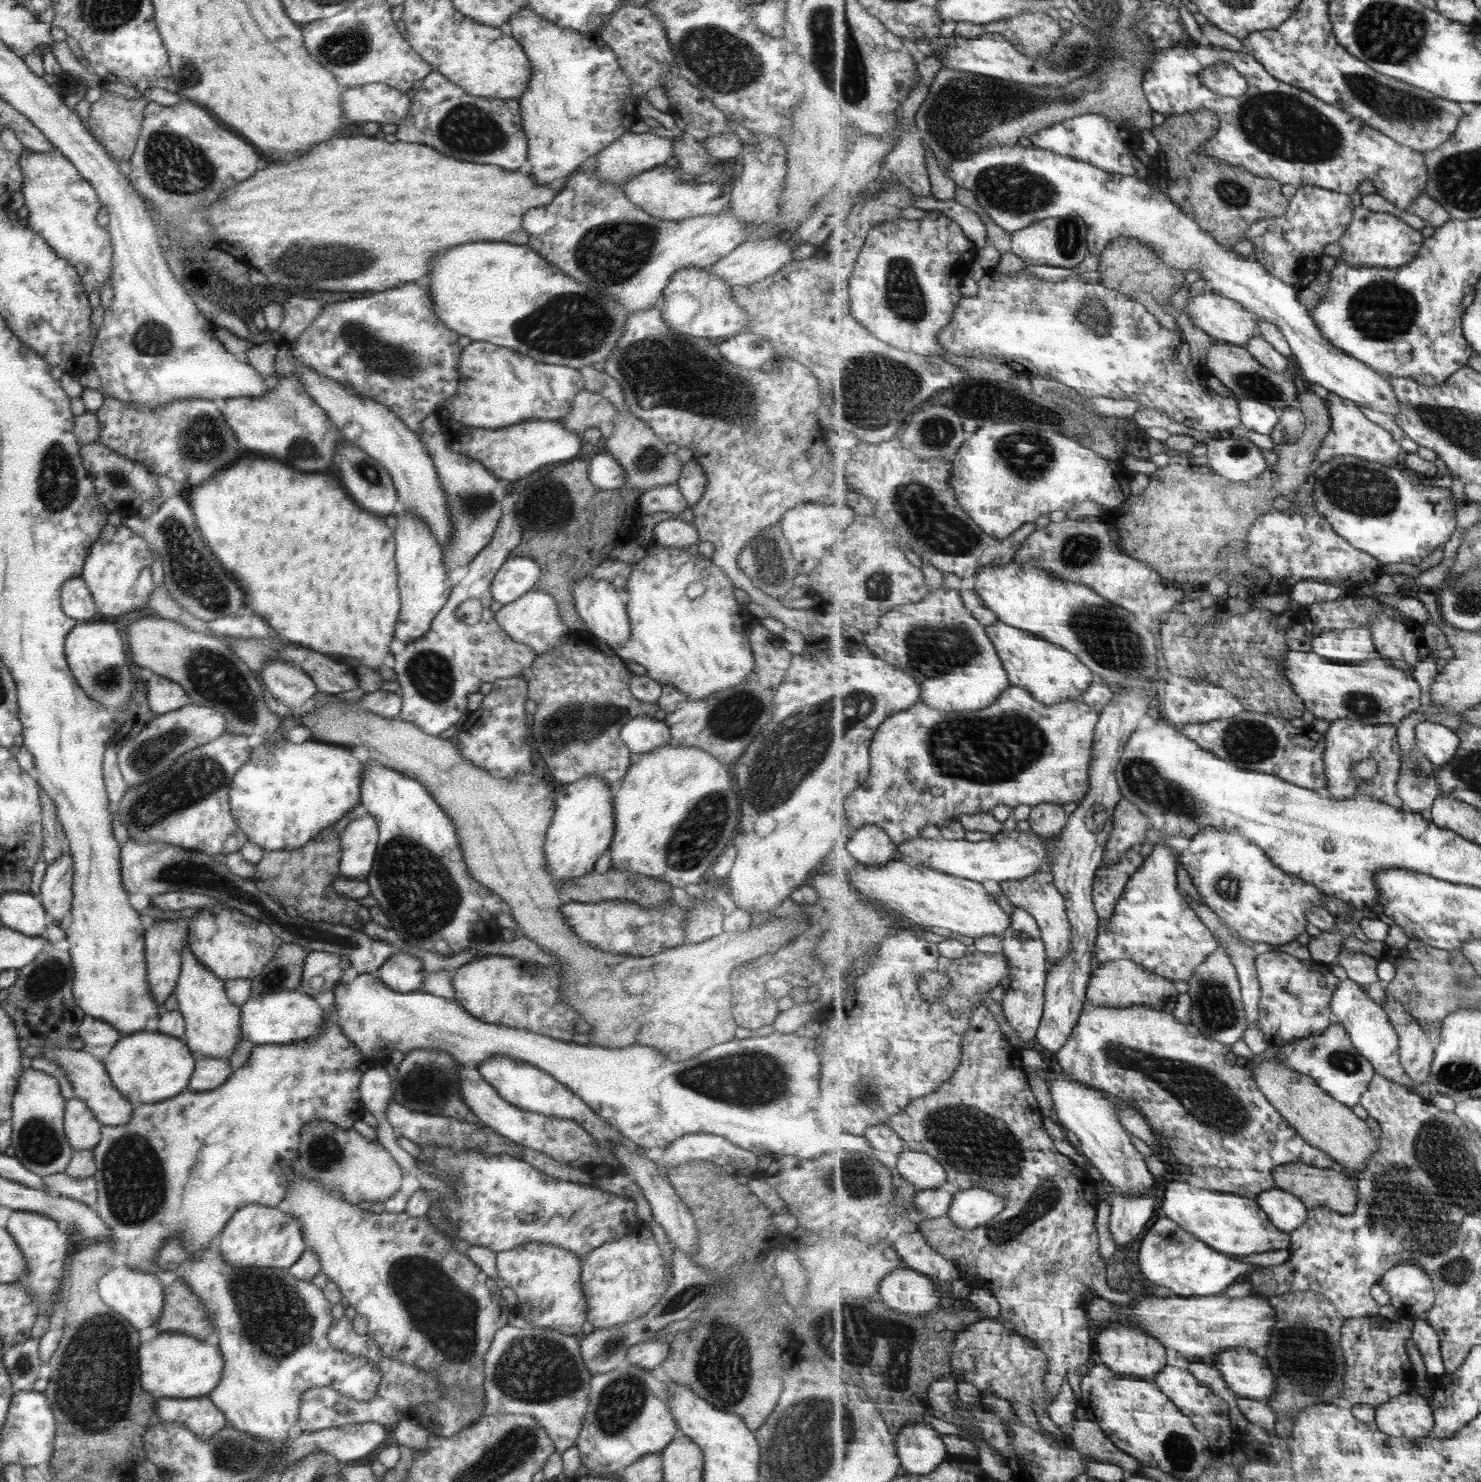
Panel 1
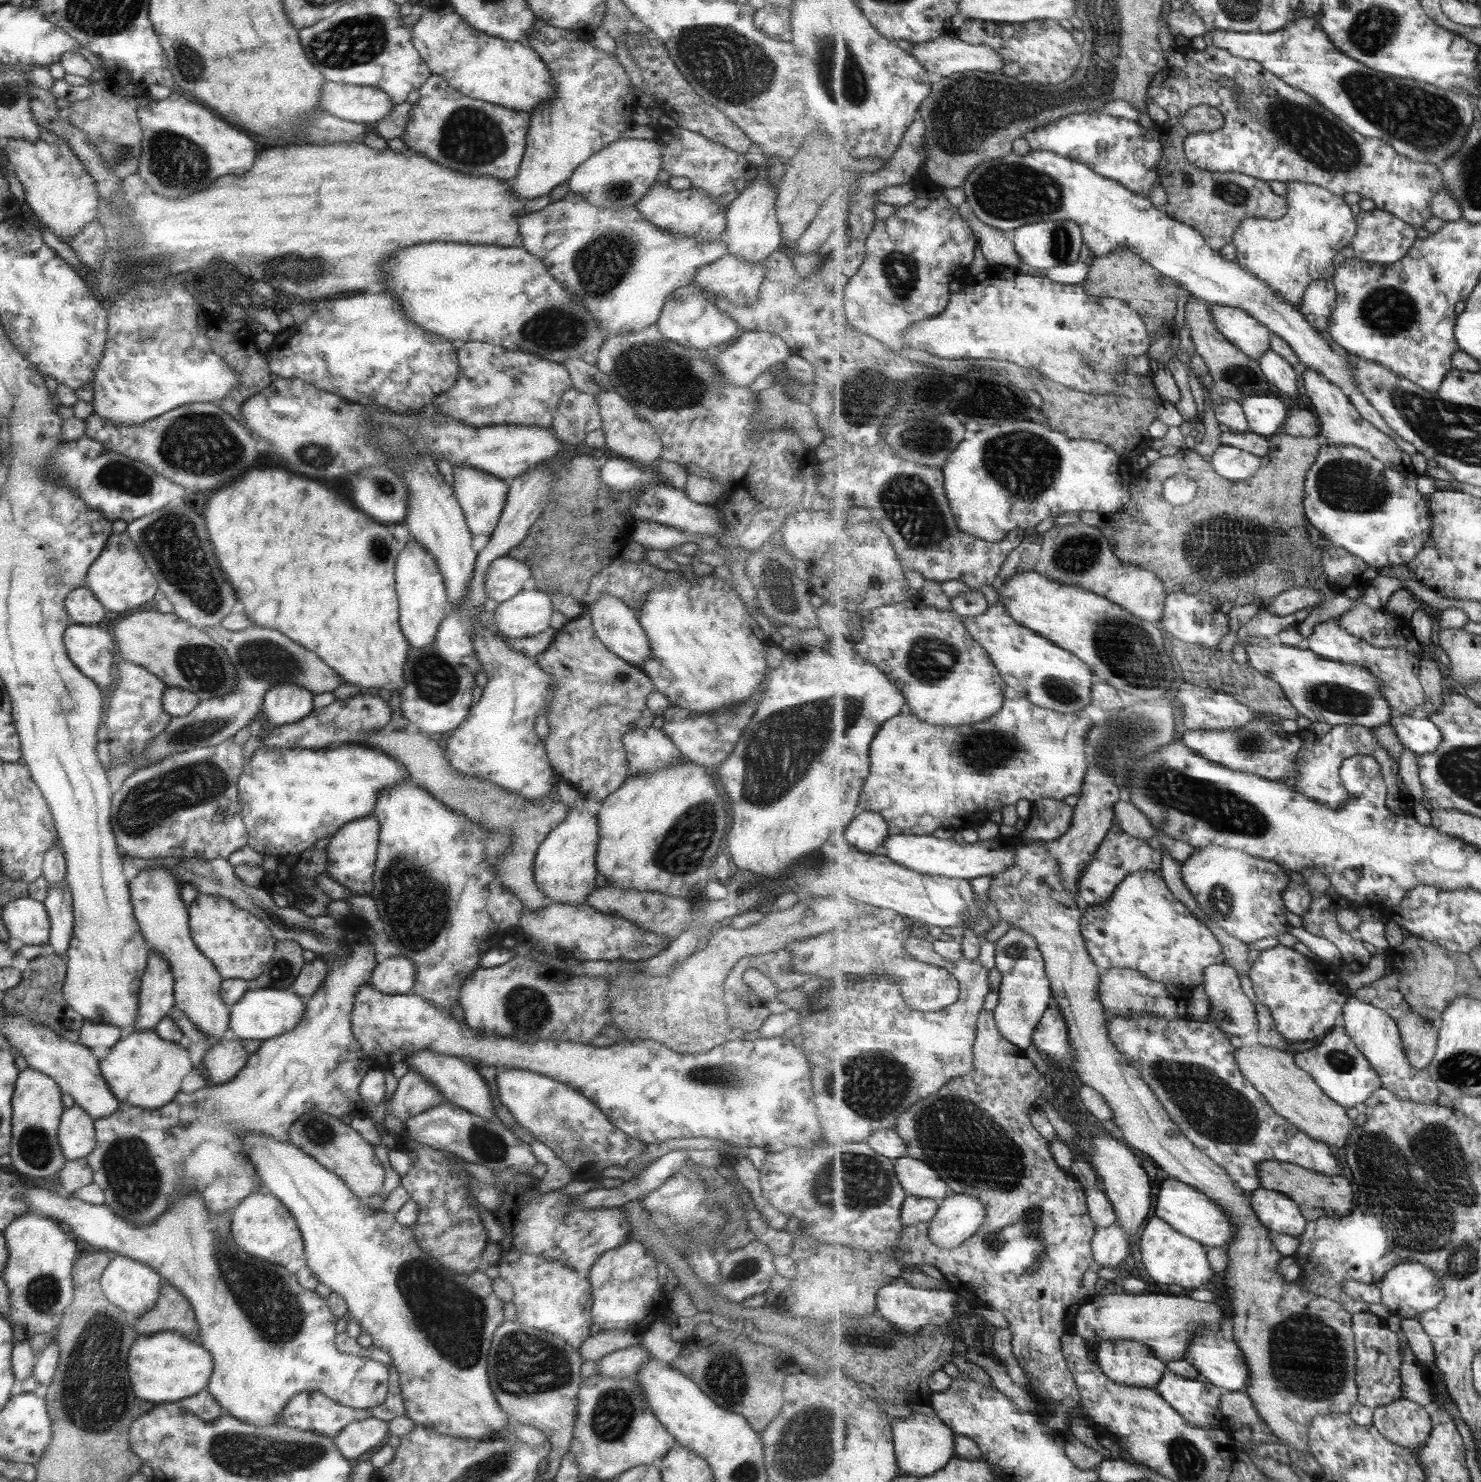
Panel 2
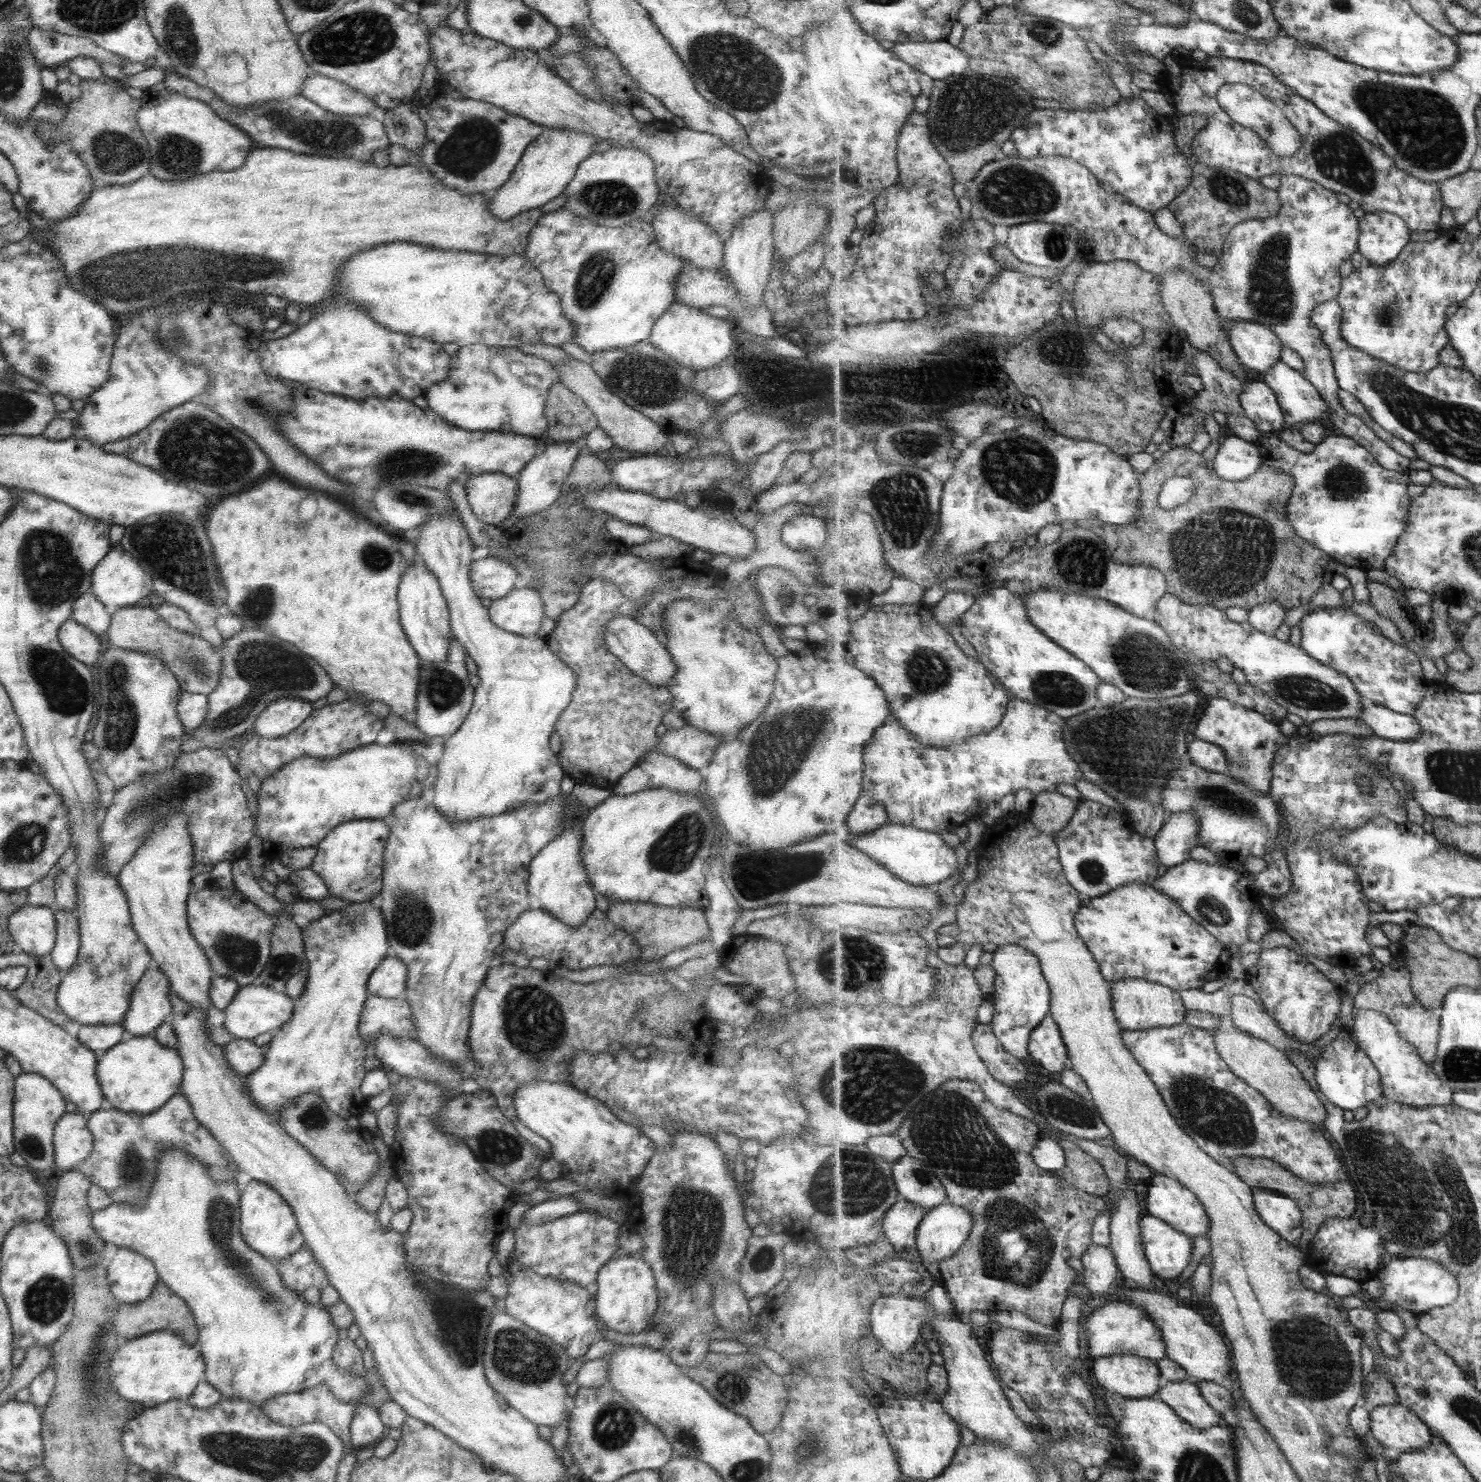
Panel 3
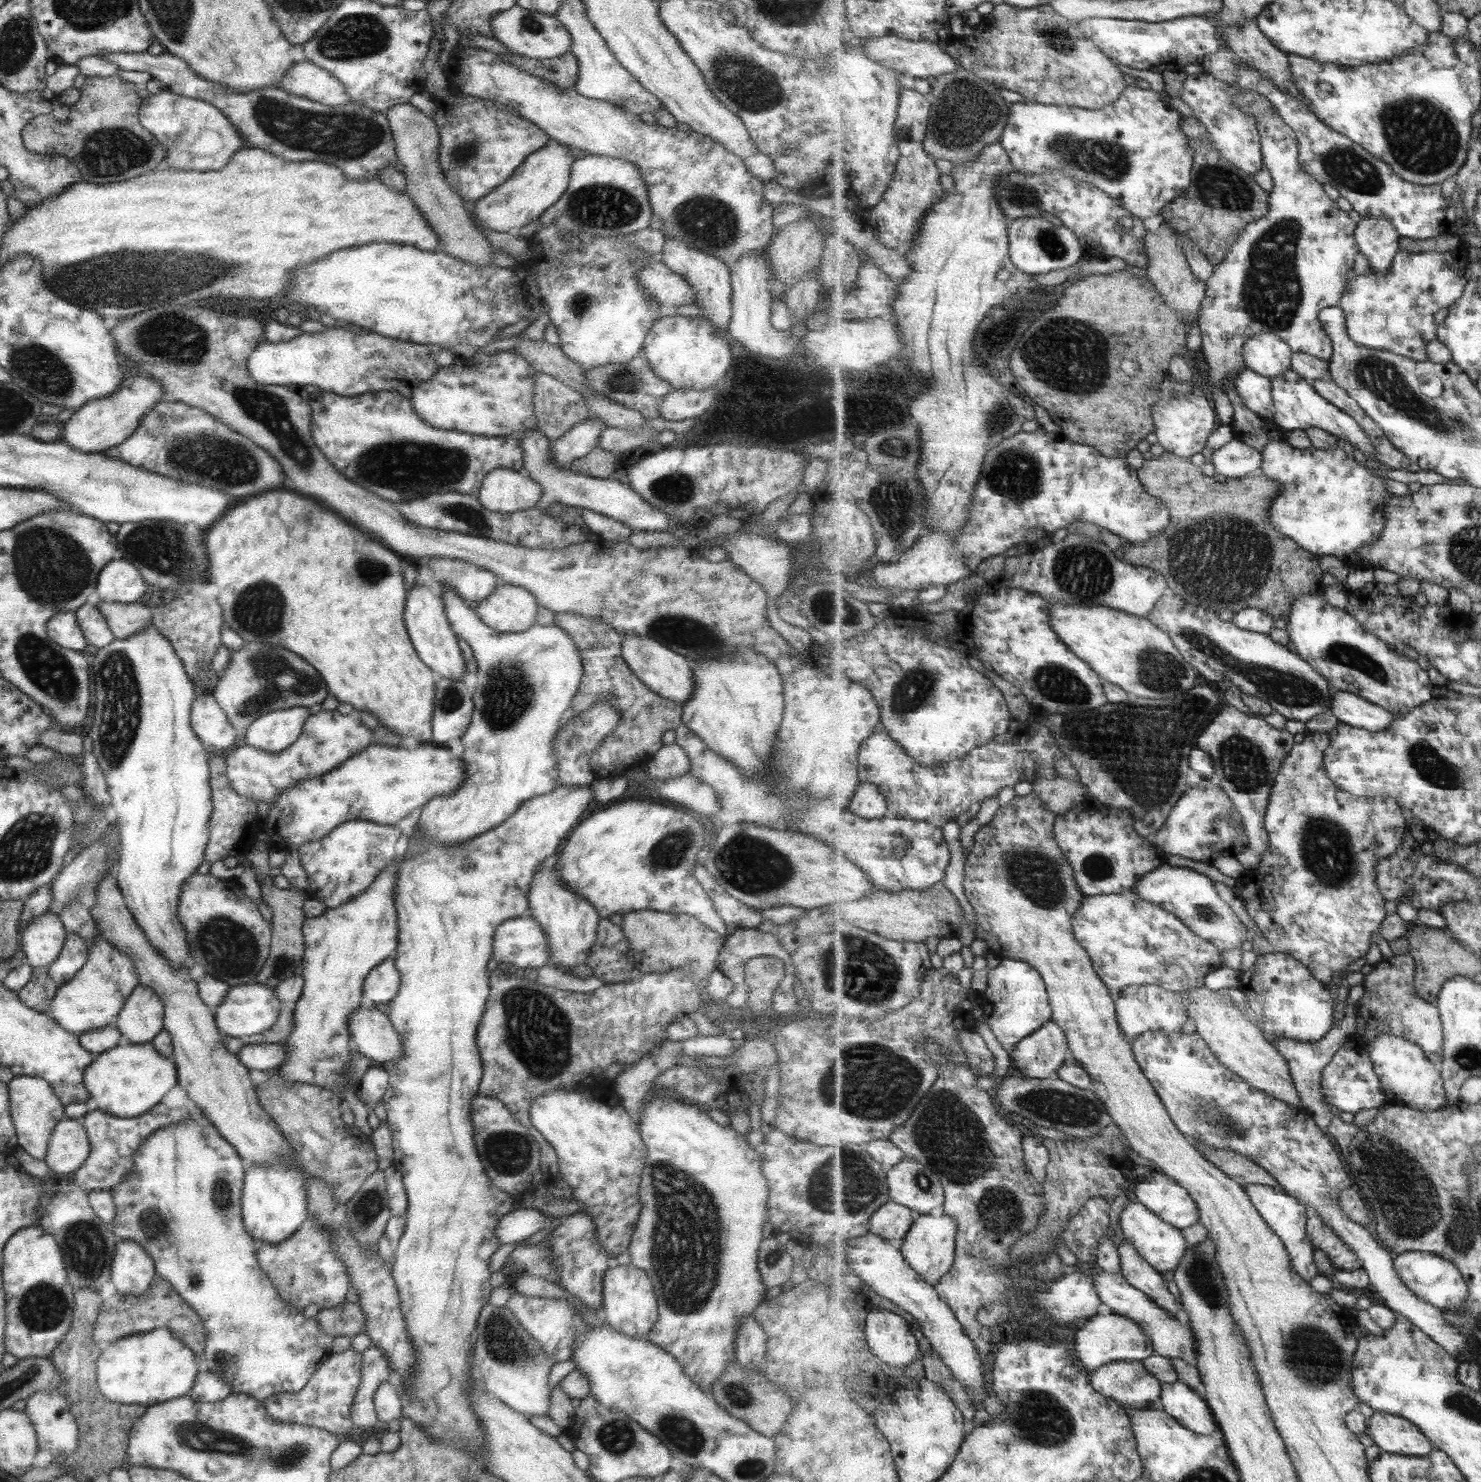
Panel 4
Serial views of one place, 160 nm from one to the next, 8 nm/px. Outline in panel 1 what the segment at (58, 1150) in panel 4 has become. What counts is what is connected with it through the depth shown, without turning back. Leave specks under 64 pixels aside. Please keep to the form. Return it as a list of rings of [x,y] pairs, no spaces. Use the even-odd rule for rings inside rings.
[[[75,1097],[66,1100],[62,1129],[72,1152],[92,1150],[99,1140],[101,1127],[83,1100]]]

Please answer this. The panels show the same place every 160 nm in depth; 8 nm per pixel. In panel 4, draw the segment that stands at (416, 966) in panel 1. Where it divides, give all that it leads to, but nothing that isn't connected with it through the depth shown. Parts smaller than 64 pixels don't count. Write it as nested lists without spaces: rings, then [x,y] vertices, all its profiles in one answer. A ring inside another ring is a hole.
[[[389,957],[367,972],[363,979],[360,1004],[364,1007],[386,1004],[395,996],[397,987],[397,969]]]

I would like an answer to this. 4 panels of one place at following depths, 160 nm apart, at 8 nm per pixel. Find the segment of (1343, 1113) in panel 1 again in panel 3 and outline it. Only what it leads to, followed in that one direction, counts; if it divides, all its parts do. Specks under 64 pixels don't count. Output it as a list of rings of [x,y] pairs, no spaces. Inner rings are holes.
[[[1223,1018],[1223,1025],[1213,1033],[1216,1048],[1222,1059],[1239,1078],[1262,1092],[1274,1108],[1299,1120],[1324,1126],[1329,1115],[1327,1112],[1329,1105],[1322,1100],[1314,1088],[1311,1088],[1310,1081],[1286,1052],[1231,1024],[1227,1018]]]

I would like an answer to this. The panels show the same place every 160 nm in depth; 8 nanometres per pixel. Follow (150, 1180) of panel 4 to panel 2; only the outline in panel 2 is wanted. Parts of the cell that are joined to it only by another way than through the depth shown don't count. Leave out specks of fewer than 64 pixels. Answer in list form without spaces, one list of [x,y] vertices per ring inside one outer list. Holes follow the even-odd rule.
[[[31,1187],[22,1193],[31,1213],[45,1216],[45,1218],[59,1223],[77,1240],[83,1249],[87,1248],[87,1250],[92,1251],[101,1250],[102,1252],[114,1253],[115,1255],[126,1256],[131,1260],[136,1260],[141,1264],[146,1264],[149,1268],[157,1271],[162,1280],[166,1280],[187,1299],[187,1303],[189,1303],[190,1308],[193,1310],[195,1323],[197,1324],[198,1342],[201,1342],[201,1347],[207,1350],[207,1353],[212,1358],[212,1372],[209,1380],[207,1380],[205,1389],[216,1400],[216,1403],[223,1409],[223,1412],[226,1412],[228,1415],[234,1416],[235,1419],[251,1426],[269,1426],[270,1424],[279,1422],[278,1416],[283,1406],[296,1394],[299,1394],[299,1392],[319,1391],[323,1396],[334,1400],[337,1404],[358,1410],[367,1410],[384,1401],[386,1397],[387,1368],[383,1367],[383,1364],[379,1364],[368,1358],[339,1353],[339,1350],[334,1346],[336,1319],[335,1316],[331,1315],[330,1309],[326,1306],[325,1299],[319,1297],[314,1290],[300,1287],[294,1275],[287,1271],[285,1267],[267,1262],[263,1264],[261,1260],[243,1252],[235,1244],[230,1233],[230,1212],[210,1213],[199,1195],[185,1193],[184,1195],[179,1195],[178,1199],[175,1199],[174,1203],[171,1203],[170,1207],[159,1218],[152,1220],[146,1225],[134,1225],[133,1223],[129,1223],[128,1220],[120,1219],[104,1204],[85,1204],[81,1200],[60,1194],[59,1191],[54,1189],[41,1190],[38,1187]]]

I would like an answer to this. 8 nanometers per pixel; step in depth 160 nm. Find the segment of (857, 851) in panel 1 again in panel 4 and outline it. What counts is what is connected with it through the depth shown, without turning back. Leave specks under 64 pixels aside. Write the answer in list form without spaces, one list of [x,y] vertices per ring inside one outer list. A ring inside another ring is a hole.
[[[861,782],[849,805],[851,812],[868,819],[880,819],[889,811],[887,797],[876,784]]]

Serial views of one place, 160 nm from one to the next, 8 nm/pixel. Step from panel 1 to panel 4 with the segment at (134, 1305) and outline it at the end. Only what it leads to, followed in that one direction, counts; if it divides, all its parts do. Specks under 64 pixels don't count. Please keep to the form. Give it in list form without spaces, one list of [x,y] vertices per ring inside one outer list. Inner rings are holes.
[[[117,1240],[110,1264],[110,1281],[117,1293],[142,1295],[147,1290],[154,1271],[153,1259],[130,1240]]]

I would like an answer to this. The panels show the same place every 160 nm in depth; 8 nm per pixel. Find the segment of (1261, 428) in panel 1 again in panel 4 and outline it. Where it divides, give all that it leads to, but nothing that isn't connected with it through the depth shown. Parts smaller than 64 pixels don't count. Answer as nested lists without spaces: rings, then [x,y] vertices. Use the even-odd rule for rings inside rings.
[[[1245,368],[1235,380],[1235,388],[1250,410],[1258,413],[1263,420],[1274,421],[1275,414],[1269,410],[1274,406],[1271,379]]]

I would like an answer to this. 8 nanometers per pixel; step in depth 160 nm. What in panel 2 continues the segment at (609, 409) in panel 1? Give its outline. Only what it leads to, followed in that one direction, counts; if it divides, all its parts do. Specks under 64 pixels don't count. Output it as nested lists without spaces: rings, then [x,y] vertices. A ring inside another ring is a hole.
[[[569,388],[567,392],[559,395],[555,412],[550,422],[550,429],[561,443],[577,444],[584,440],[588,432],[600,428],[601,420],[599,419],[599,405],[596,397],[592,394],[578,392],[573,388]]]

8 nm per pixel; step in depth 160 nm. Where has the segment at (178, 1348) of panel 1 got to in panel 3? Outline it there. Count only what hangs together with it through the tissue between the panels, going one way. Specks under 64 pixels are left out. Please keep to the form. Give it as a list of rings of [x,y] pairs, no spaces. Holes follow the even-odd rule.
[[[157,1330],[127,1340],[109,1362],[111,1388],[127,1402],[155,1406],[168,1400],[186,1399],[202,1381],[205,1364],[196,1346],[187,1345],[174,1333]],[[153,1360],[153,1362],[151,1362]]]

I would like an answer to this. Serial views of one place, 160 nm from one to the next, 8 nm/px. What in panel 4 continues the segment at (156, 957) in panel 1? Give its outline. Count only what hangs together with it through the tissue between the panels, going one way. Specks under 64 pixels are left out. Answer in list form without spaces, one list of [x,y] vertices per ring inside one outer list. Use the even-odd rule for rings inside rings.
[[[138,984],[125,999],[112,1025],[120,1034],[119,1044],[150,1042],[162,1030],[162,1002],[146,986]]]

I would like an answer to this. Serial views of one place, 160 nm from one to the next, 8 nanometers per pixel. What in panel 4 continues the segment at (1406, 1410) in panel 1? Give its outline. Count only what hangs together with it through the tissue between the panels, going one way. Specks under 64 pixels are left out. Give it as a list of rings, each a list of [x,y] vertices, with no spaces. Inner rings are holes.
[[[1373,1412],[1368,1420],[1370,1437],[1381,1451],[1411,1457],[1431,1455],[1435,1447],[1417,1424],[1402,1416]]]

